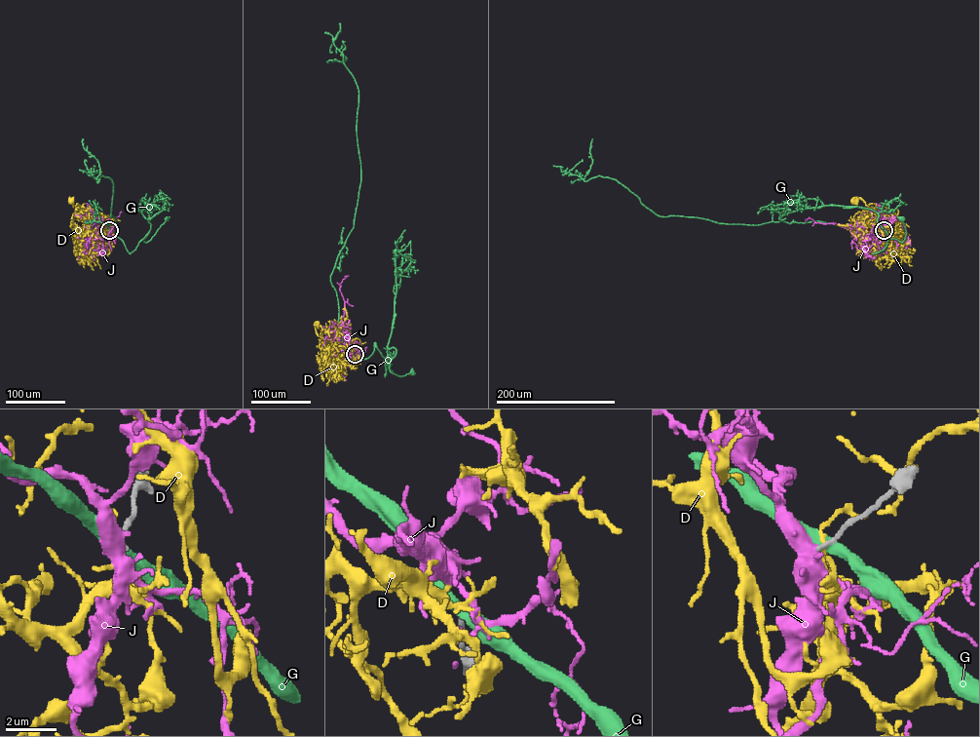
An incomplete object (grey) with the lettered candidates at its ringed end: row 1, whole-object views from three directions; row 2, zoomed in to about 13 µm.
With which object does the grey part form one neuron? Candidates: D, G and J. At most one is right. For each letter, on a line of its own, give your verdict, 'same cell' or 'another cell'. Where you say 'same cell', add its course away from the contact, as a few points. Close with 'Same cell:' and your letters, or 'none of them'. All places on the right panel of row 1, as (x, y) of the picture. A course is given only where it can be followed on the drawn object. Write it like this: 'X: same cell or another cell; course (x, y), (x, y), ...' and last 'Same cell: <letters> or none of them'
D: another cell
G: another cell
J: another cell
Same cell: none of them

